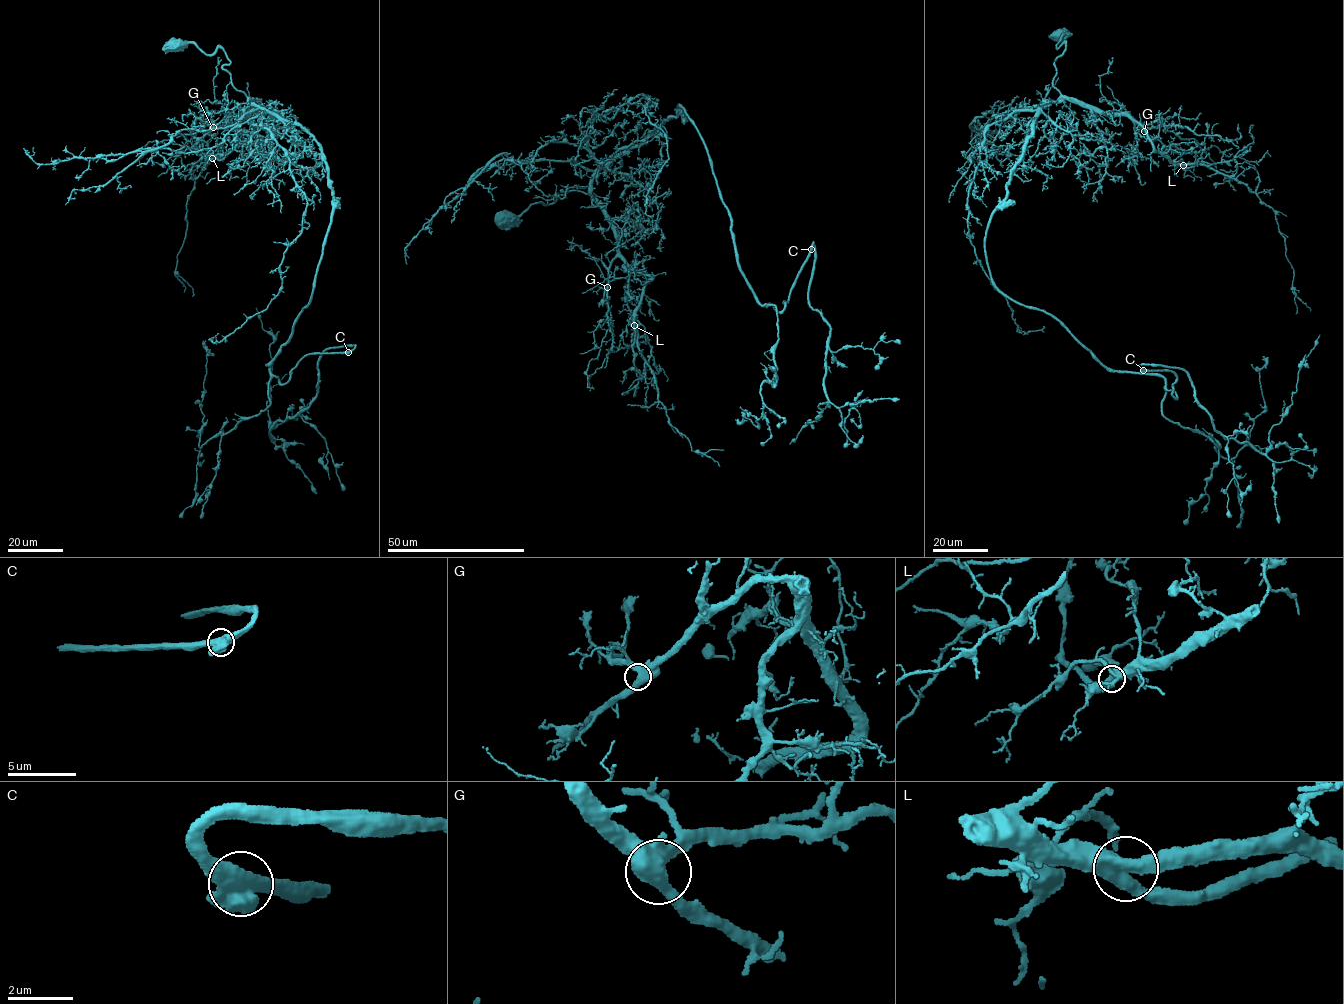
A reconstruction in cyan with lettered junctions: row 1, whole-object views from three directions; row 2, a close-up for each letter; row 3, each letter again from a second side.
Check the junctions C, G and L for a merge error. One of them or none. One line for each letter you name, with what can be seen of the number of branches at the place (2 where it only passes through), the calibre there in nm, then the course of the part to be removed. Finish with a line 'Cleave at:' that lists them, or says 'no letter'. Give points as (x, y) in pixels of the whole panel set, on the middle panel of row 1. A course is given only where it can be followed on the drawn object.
Cleave at: no letter

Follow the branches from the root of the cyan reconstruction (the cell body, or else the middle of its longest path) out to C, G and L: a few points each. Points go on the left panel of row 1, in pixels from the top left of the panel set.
C: (175, 47), (220, 47), (248, 103), (325, 166), (315, 284), (265, 364), (283, 384), (306, 356), (348, 352)
G: (175, 47), (193, 43), (207, 54), (220, 47), (231, 85), (252, 105), (213, 127)
L: (175, 47), (193, 43), (207, 54), (220, 47), (231, 85), (252, 105), (244, 111), (256, 139), (212, 158)

